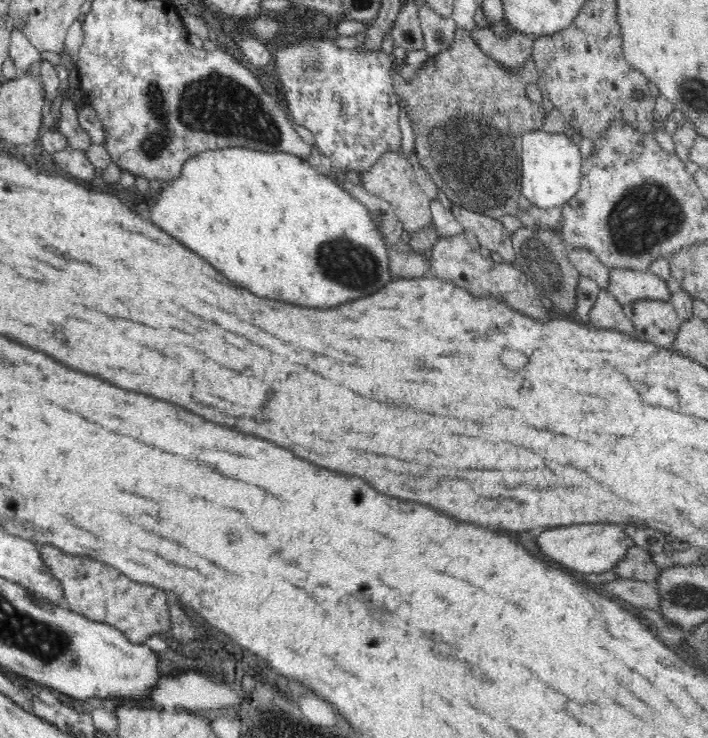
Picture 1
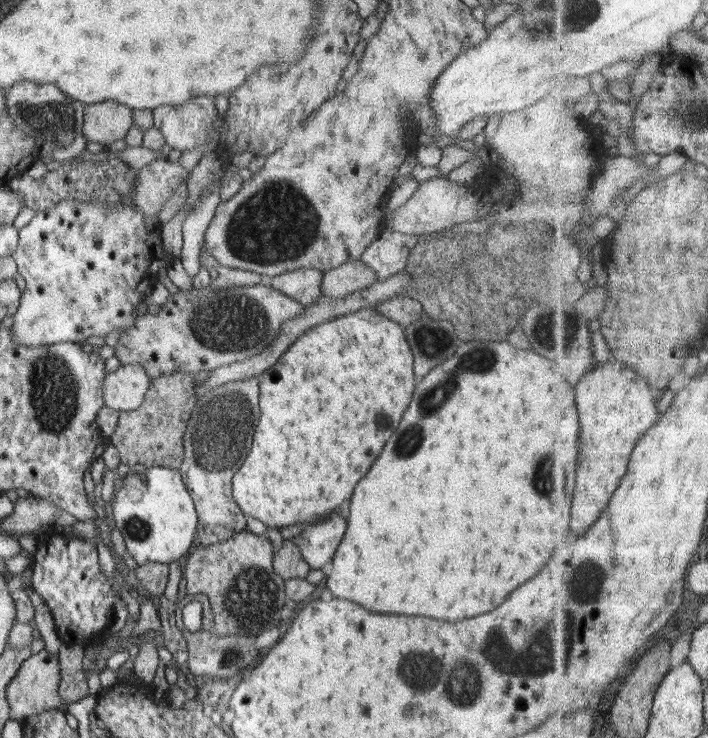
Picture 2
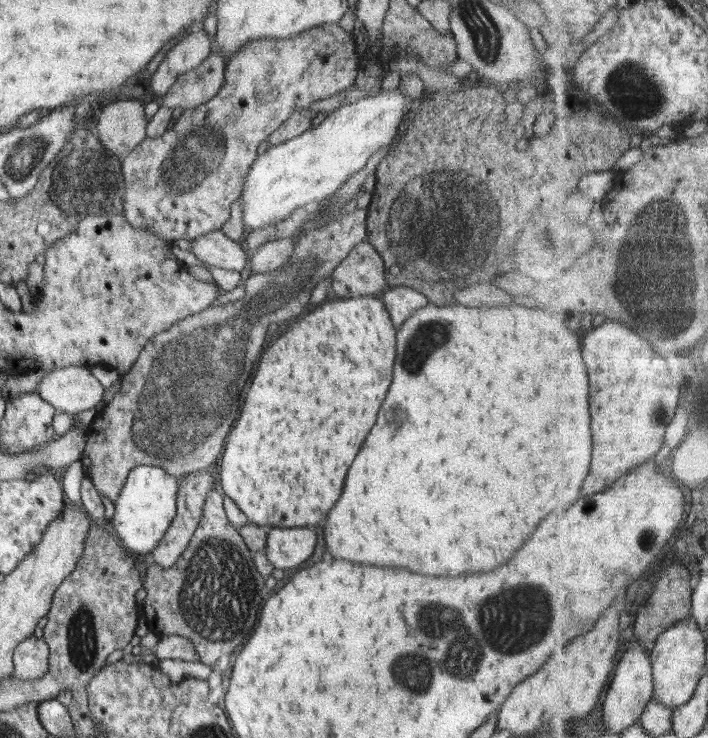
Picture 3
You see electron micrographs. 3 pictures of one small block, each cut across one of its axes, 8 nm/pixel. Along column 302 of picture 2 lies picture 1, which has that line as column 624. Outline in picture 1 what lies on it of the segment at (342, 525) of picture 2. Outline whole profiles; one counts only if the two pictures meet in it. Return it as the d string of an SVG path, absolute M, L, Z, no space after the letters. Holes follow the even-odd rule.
M614 523L556 526L542 531L537 537L539 550L548 558L584 574L600 574L612 570L634 544L634 540L624 531L624 525Z

